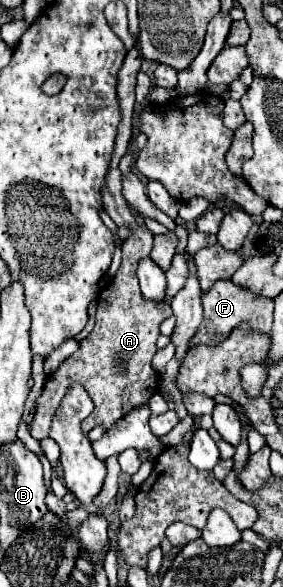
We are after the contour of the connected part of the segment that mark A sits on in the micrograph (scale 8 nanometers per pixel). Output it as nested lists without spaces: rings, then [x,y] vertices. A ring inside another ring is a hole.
[[[133,48],[127,52],[125,62],[119,70],[117,98],[119,98],[121,122],[117,128],[117,140],[115,140],[115,150],[113,150],[113,158],[109,164],[109,172],[105,176],[105,184],[101,186],[105,212],[111,216],[111,220],[117,226],[129,226],[131,234],[121,246],[123,262],[121,262],[113,282],[105,290],[101,290],[101,294],[97,298],[97,314],[95,314],[93,332],[85,340],[81,340],[81,348],[73,356],[69,356],[53,374],[47,376],[43,394],[37,398],[37,414],[31,424],[31,436],[37,440],[43,440],[49,436],[49,422],[53,418],[53,410],[57,410],[73,382],[81,382],[95,404],[93,414],[83,422],[85,432],[93,430],[95,426],[111,428],[129,410],[145,404],[157,392],[157,386],[159,386],[157,384],[159,374],[151,368],[151,360],[153,360],[153,354],[157,352],[155,342],[159,338],[159,324],[171,316],[171,306],[161,306],[165,302],[147,300],[137,286],[137,274],[135,274],[137,262],[139,262],[139,258],[149,254],[149,250],[153,246],[153,234],[135,222],[135,216],[131,214],[129,204],[121,194],[121,170],[119,170],[119,160],[125,156],[129,140],[131,140],[135,76],[137,76],[139,68],[141,68],[141,56],[139,56],[139,50]]]

